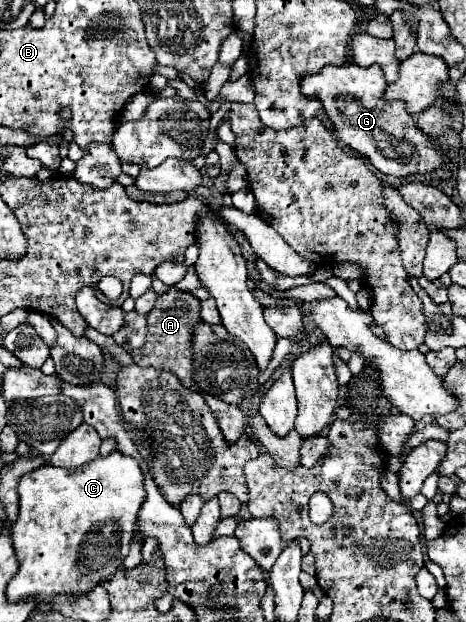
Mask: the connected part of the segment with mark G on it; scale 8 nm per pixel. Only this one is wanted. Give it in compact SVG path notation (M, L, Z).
M346 63L340 67L324 67L318 73L302 75L300 81L300 91L304 97L322 101L326 117L334 125L336 139L362 157L368 157L370 165L378 171L408 177L442 167L442 155L430 137L416 127L402 101L384 101L384 89L386 79L378 65L360 67Z

